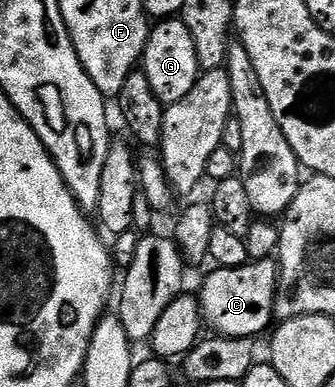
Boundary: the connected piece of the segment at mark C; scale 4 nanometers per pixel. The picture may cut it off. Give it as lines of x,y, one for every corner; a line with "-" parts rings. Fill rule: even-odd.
254,259
235,269
213,270
202,285
202,319
210,325
215,334
224,337
257,338
266,328
271,328
270,321
275,320
274,300
278,290
278,262
274,259

